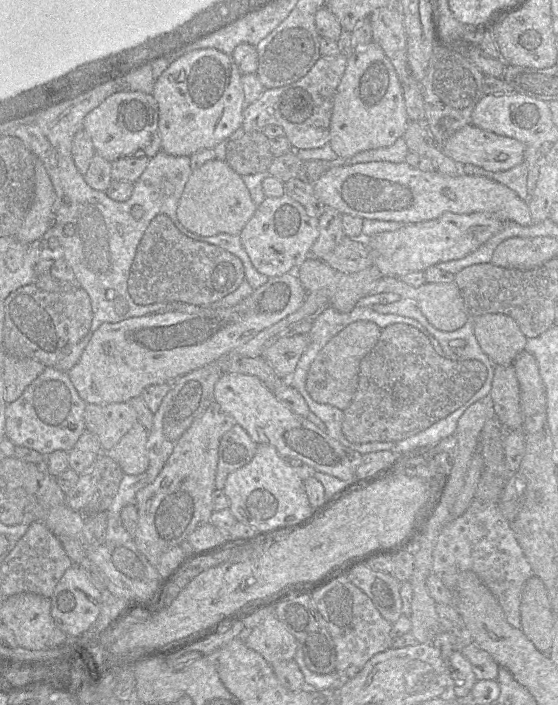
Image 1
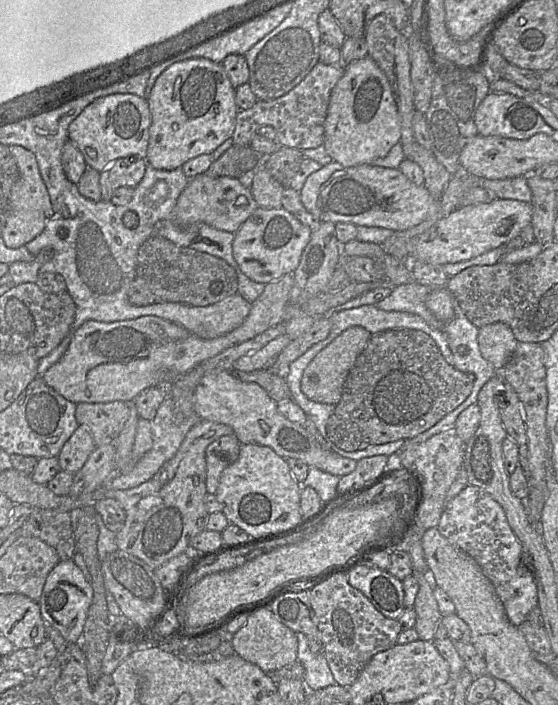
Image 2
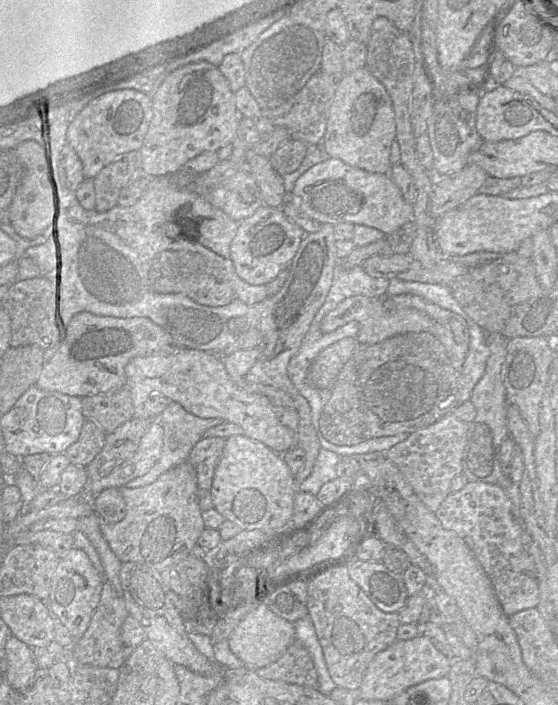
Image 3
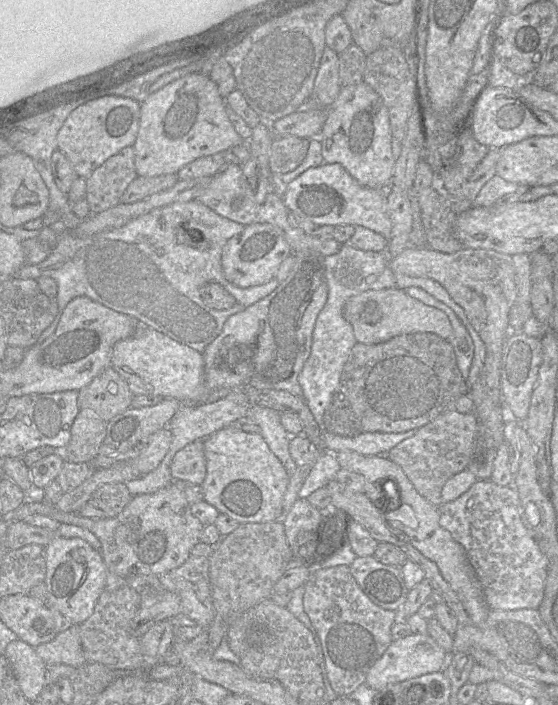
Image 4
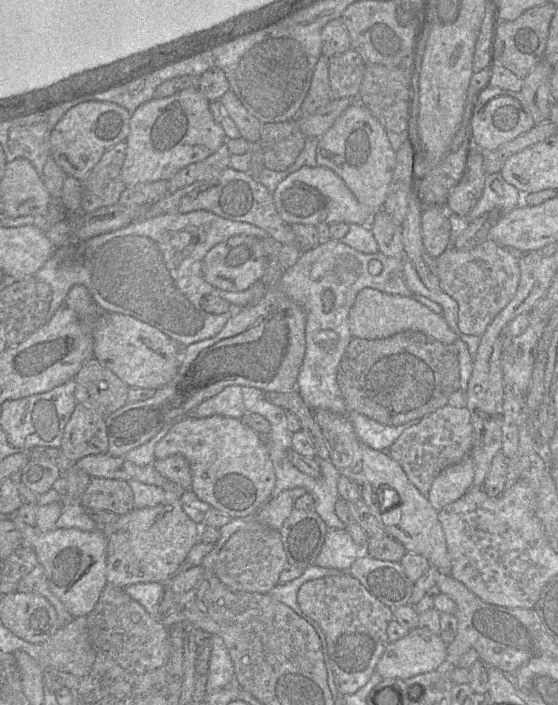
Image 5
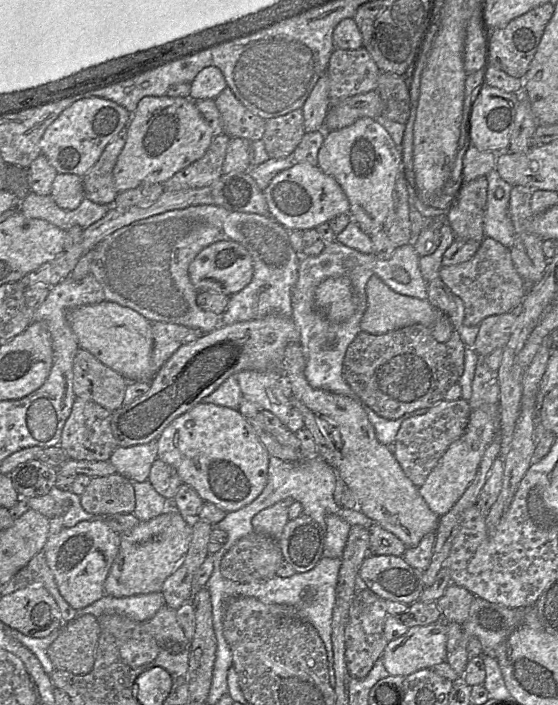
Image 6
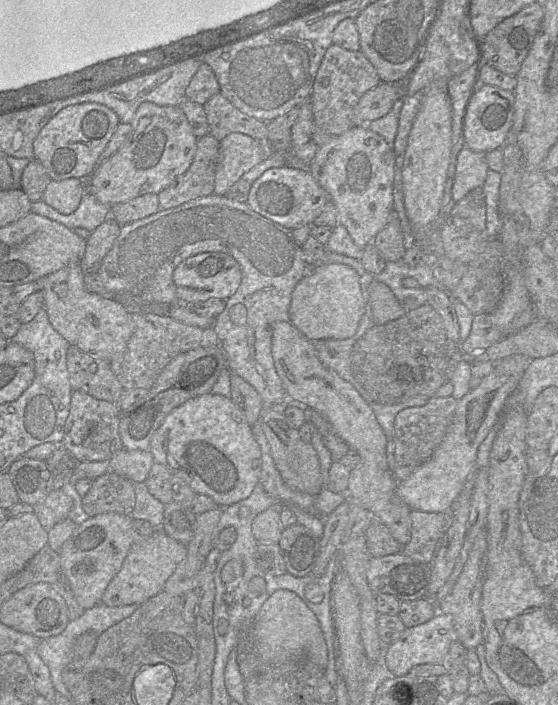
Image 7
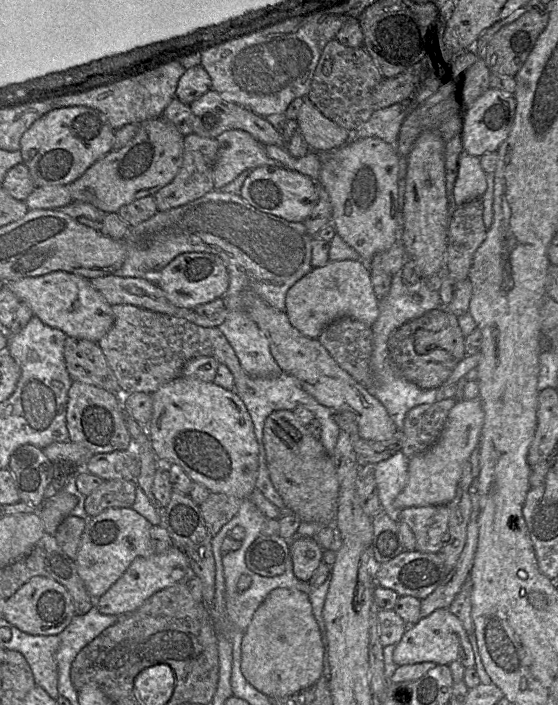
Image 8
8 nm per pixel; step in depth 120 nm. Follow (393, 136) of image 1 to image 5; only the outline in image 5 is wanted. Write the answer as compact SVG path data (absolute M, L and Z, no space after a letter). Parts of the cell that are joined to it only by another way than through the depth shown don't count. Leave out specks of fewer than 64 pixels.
M354 101L320 137L317 163L318 166L334 171L345 182L358 202L374 215L383 208L396 166L396 152L391 147L386 129L359 101Z

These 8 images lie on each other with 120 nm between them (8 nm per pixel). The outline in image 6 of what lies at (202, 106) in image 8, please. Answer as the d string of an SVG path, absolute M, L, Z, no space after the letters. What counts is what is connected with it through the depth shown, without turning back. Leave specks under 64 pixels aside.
M226 87L215 99L221 114L223 134L250 142L262 139L266 121L248 111Z

